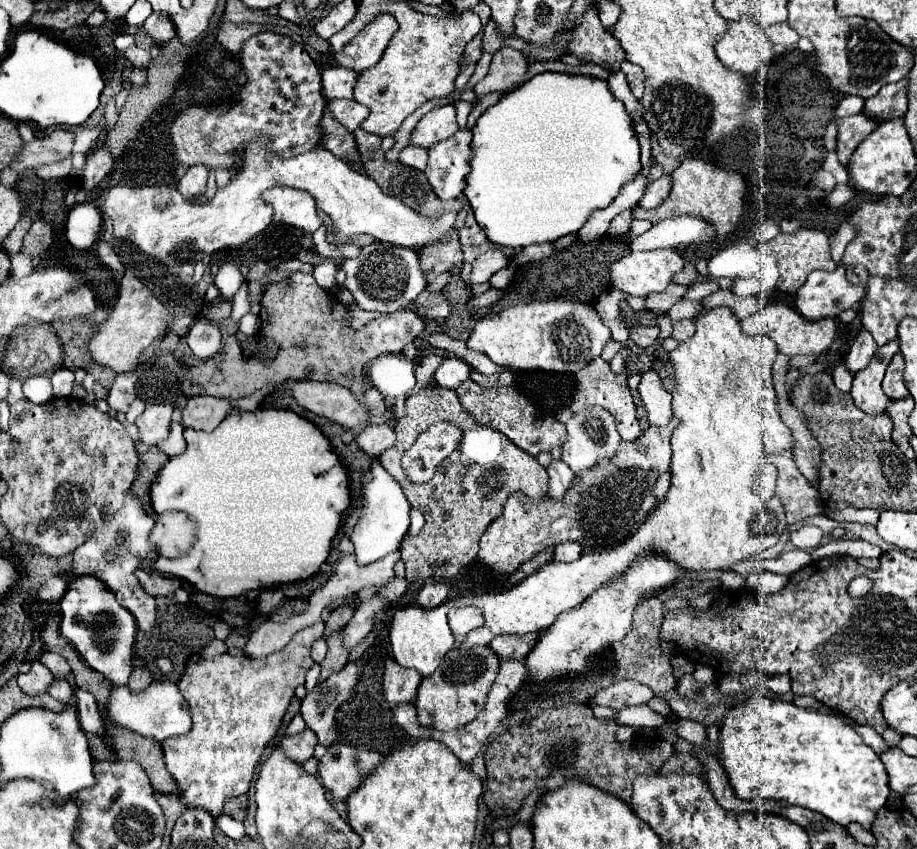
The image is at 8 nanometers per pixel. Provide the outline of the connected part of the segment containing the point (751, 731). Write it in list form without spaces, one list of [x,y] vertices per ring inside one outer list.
[[[758,694],[726,712],[720,730],[722,766],[728,774],[732,790],[742,800],[782,800],[794,806],[802,806],[824,814],[836,824],[858,822],[864,830],[872,828],[876,812],[886,804],[888,774],[878,754],[862,742],[862,738],[838,718],[828,718],[806,708],[798,708],[784,700],[772,700],[766,694]]]

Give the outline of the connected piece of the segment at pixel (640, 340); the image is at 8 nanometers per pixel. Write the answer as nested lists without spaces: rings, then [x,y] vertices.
[[[632,326],[630,328],[630,340],[640,346],[640,348],[646,348],[648,344],[652,344],[657,340],[660,333],[660,328],[654,326],[654,328],[648,328],[648,326]]]

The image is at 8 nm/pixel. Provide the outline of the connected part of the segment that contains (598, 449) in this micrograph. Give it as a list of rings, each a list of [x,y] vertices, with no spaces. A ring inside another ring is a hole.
[[[586,408],[586,412],[574,414],[568,422],[568,440],[562,446],[562,460],[576,472],[582,474],[590,468],[594,468],[602,458],[614,458],[618,452],[618,444],[620,444],[620,436],[616,432],[616,424],[614,418],[610,414],[604,412],[604,408]]]

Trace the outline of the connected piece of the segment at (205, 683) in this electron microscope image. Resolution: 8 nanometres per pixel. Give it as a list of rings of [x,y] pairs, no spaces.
[[[318,622],[298,632],[286,648],[264,658],[222,654],[214,660],[188,662],[178,690],[190,706],[192,730],[160,742],[166,768],[174,776],[180,802],[186,808],[202,808],[218,818],[226,798],[248,792],[256,764],[266,744],[276,736],[294,688],[304,684],[304,674],[314,664],[310,646],[322,632],[324,622]]]

